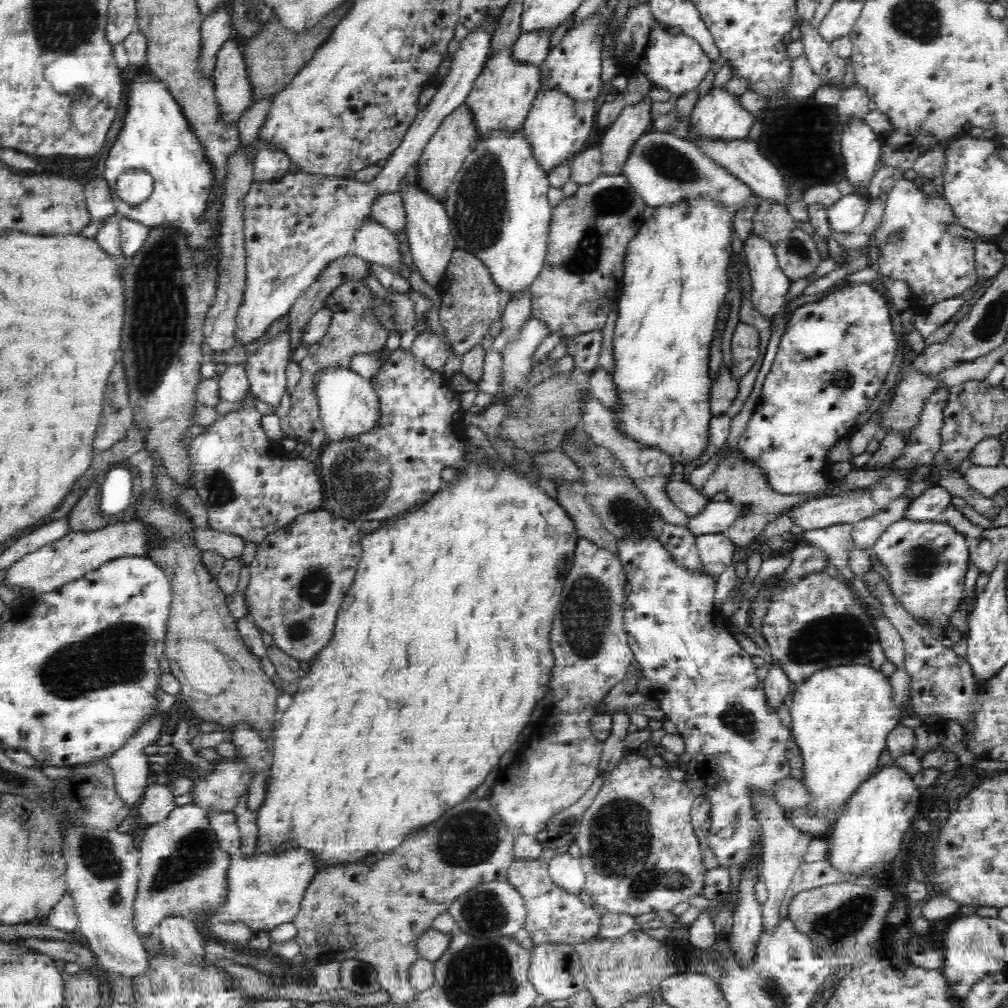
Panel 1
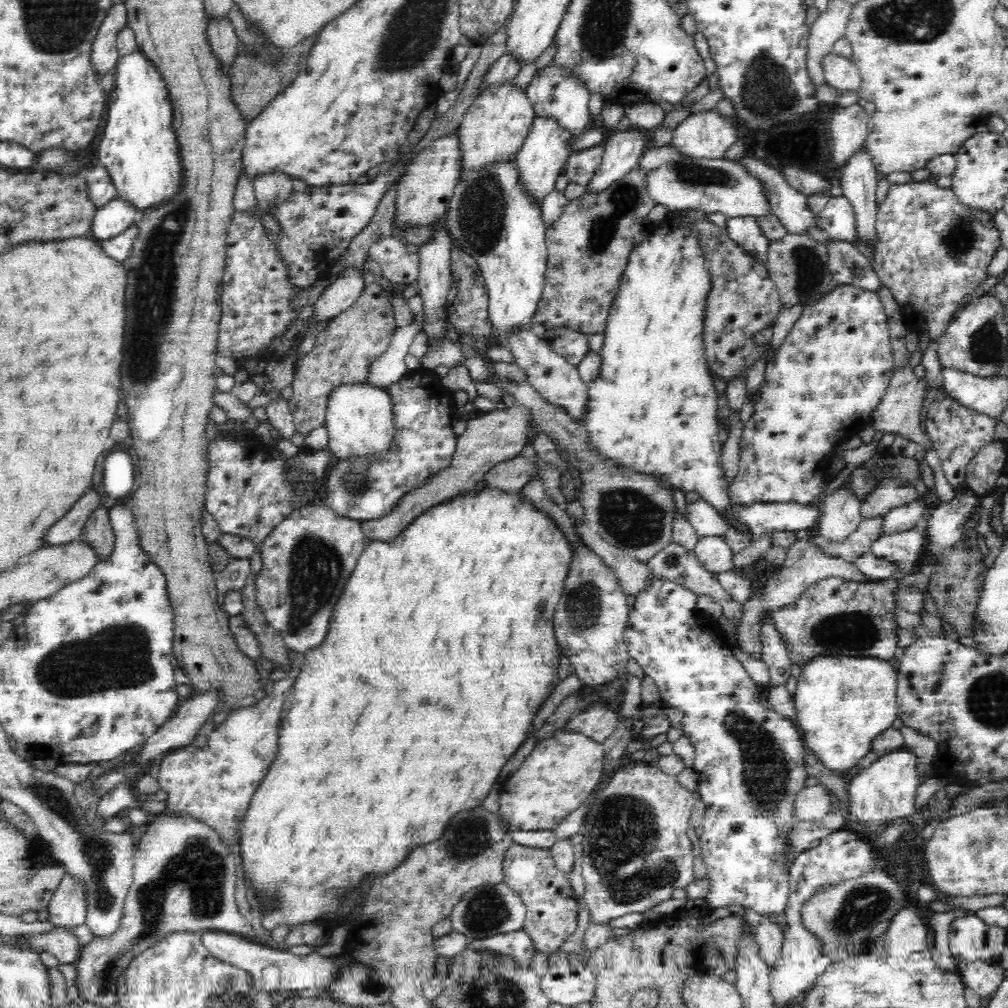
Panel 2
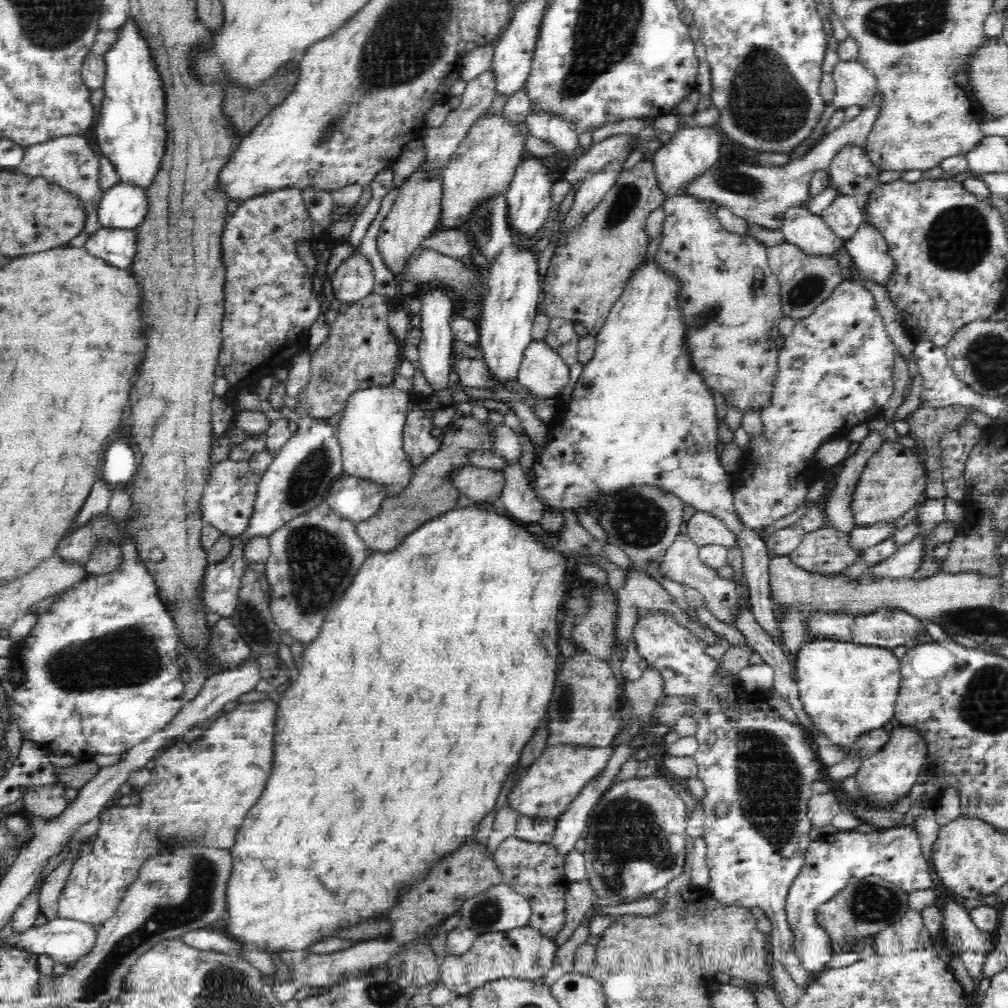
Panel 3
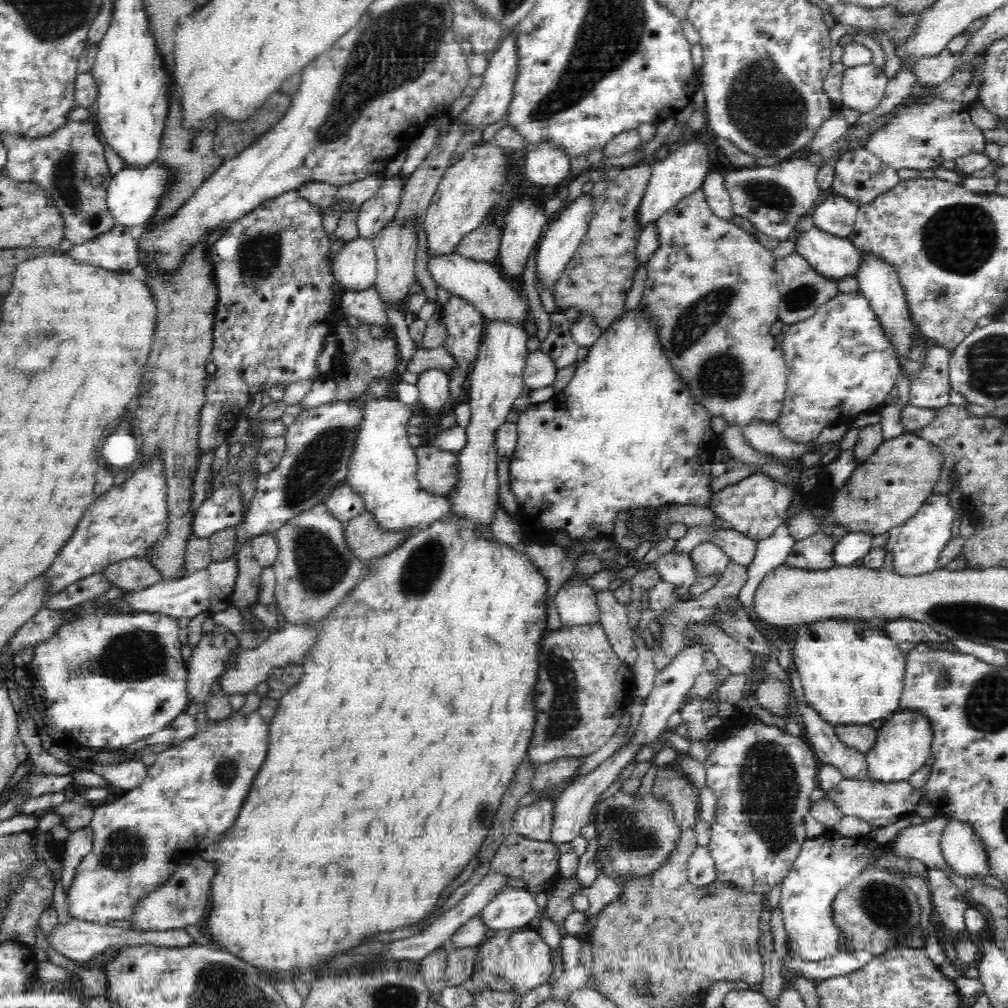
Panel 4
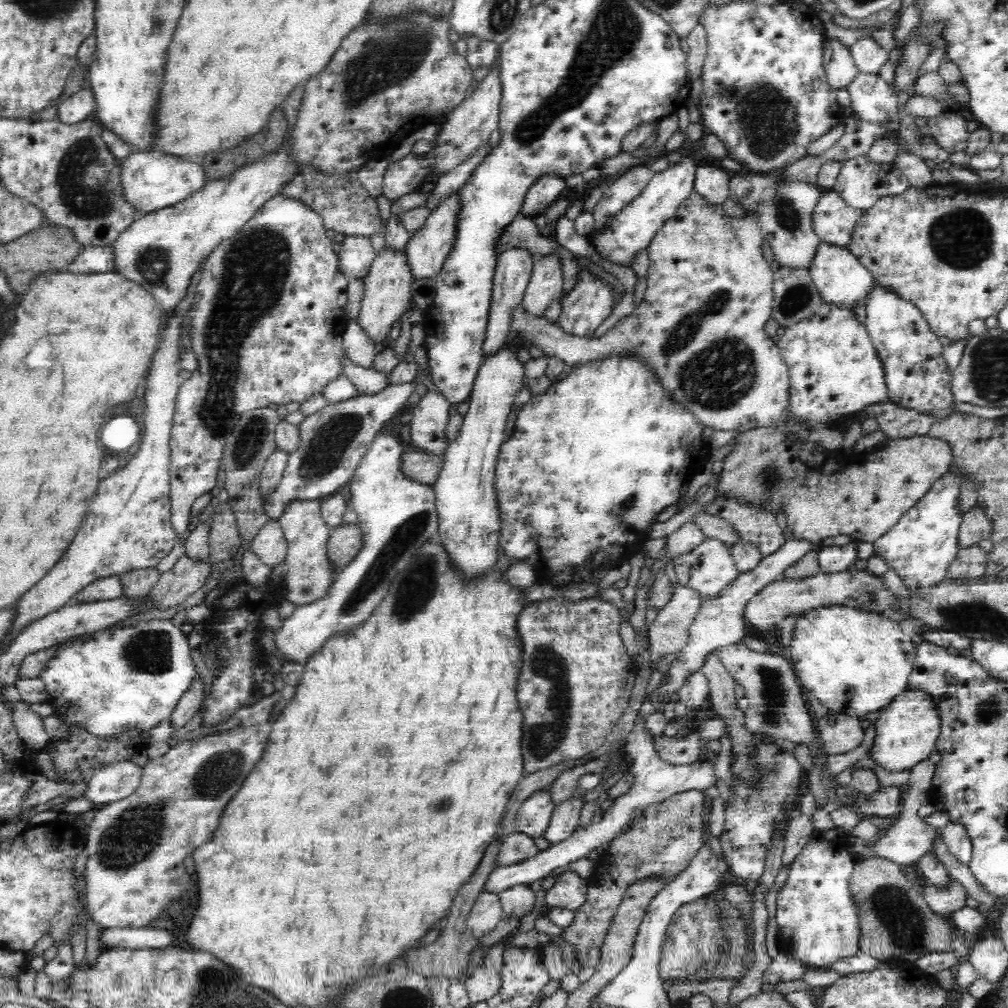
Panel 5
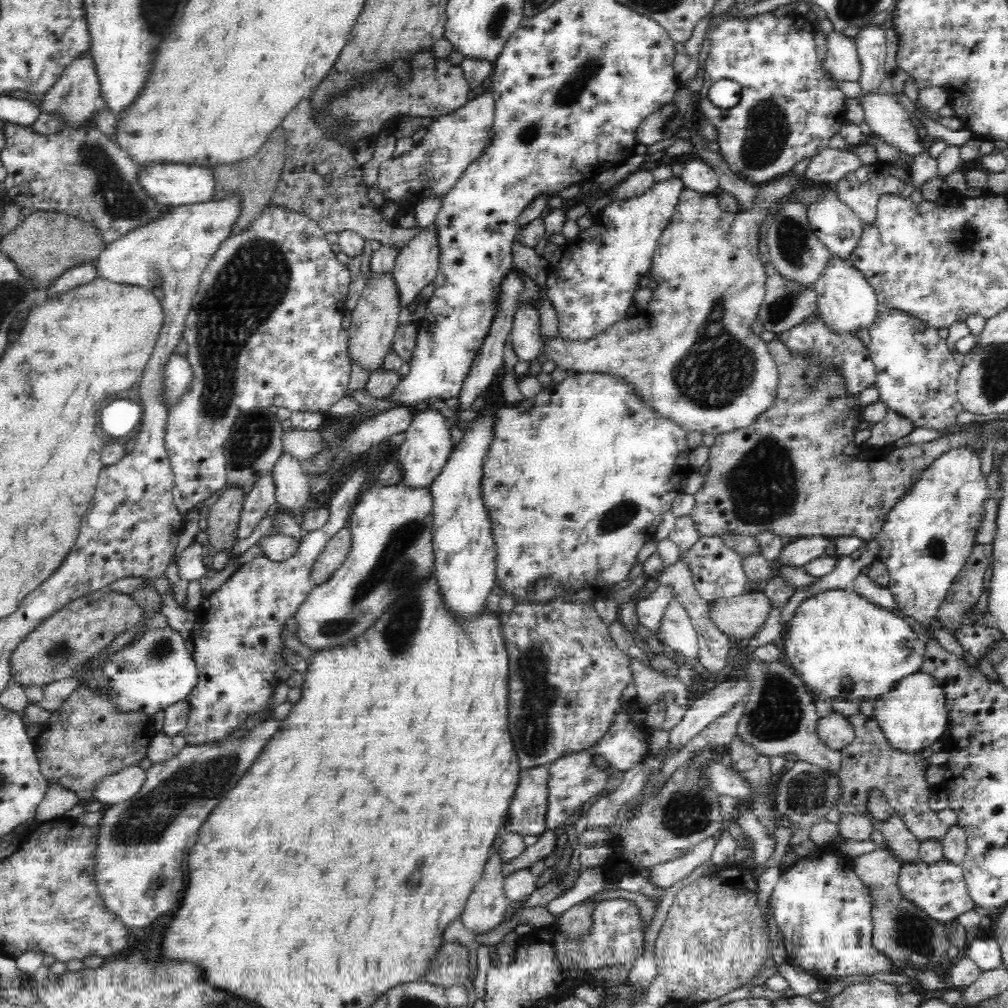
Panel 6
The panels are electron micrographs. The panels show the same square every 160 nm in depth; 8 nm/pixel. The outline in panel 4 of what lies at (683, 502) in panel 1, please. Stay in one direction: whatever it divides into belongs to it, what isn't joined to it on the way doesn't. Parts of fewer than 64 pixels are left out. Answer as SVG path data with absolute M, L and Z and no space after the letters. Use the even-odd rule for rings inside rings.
M719 521L687 527L687 533L676 541L674 549L690 553L700 544L710 542L719 546L731 561L748 566L755 557L756 541Z

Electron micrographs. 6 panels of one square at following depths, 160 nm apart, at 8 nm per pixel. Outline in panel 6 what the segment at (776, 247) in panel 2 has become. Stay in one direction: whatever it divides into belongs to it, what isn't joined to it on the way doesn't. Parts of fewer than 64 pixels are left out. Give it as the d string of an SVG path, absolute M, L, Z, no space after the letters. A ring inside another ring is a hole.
M777 273L767 276L764 300L758 306L756 322L762 324L764 331L779 335L803 323L816 307L815 289L808 289Z

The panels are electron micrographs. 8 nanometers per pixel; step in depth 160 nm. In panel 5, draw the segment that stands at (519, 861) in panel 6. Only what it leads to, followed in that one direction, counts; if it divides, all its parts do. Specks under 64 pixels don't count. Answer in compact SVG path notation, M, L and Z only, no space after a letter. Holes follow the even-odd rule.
M582 788L579 789L580 792L574 798L567 799L560 806L555 806L543 836L550 845L566 840L577 829L581 809L583 808L582 796L586 792Z

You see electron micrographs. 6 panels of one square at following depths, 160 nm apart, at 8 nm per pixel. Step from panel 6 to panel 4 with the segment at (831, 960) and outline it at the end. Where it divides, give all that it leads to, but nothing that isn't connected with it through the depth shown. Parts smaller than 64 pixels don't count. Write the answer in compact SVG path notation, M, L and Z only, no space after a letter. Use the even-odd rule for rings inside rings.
M826 830L822 835L815 838L807 838L802 844L802 850L798 858L794 860L790 872L782 882L781 895L779 897L779 906L783 914L783 924L787 932L787 949L788 955L792 958L798 957L806 962L821 962L823 959L834 957L839 951L839 932L834 923L831 921L831 902L834 897L853 881L860 876L864 870L874 870L882 867L887 872L906 880L908 876L919 876L926 880L928 878L928 868L926 863L912 857L902 857L896 853L896 841L892 840L887 844L880 844L876 848L870 846L868 836L844 837L833 830Z

